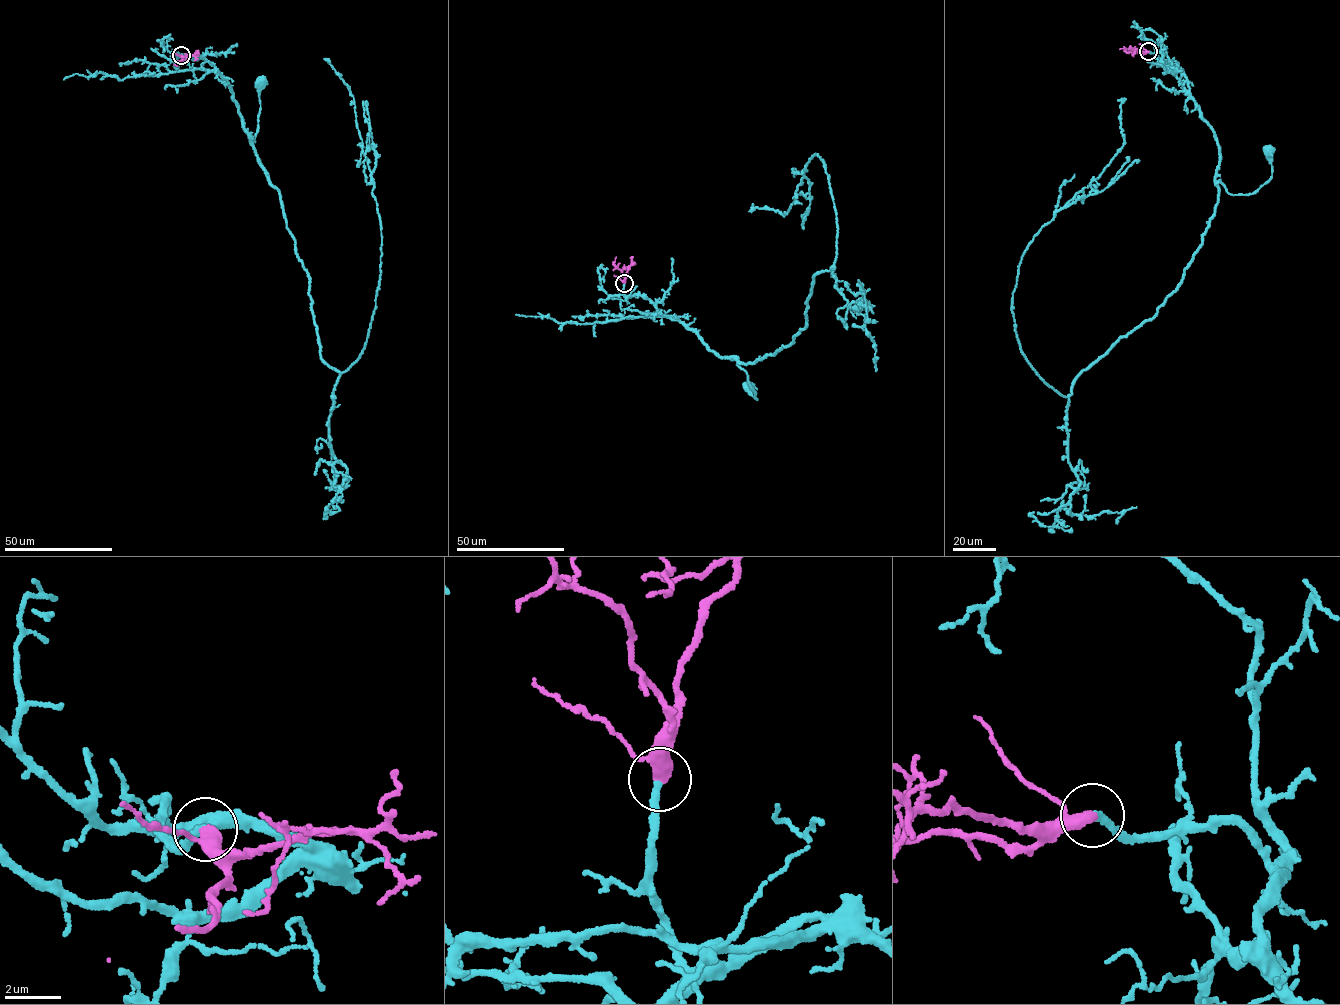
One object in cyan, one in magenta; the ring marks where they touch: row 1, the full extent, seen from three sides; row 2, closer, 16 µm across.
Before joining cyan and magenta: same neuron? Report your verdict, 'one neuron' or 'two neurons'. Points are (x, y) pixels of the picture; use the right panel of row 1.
one neuron

